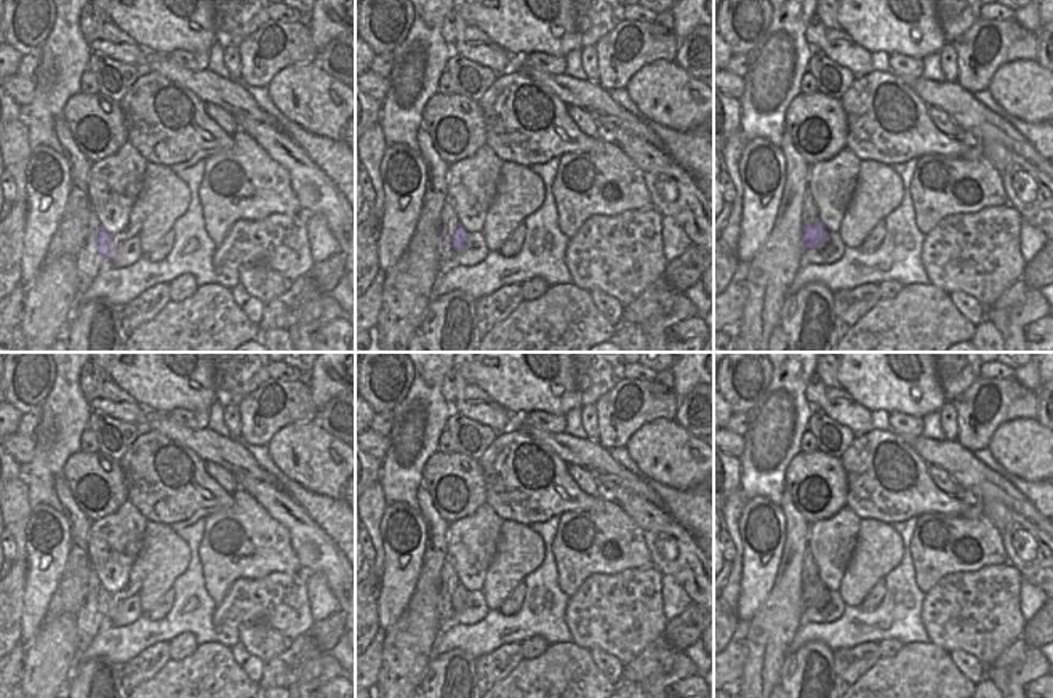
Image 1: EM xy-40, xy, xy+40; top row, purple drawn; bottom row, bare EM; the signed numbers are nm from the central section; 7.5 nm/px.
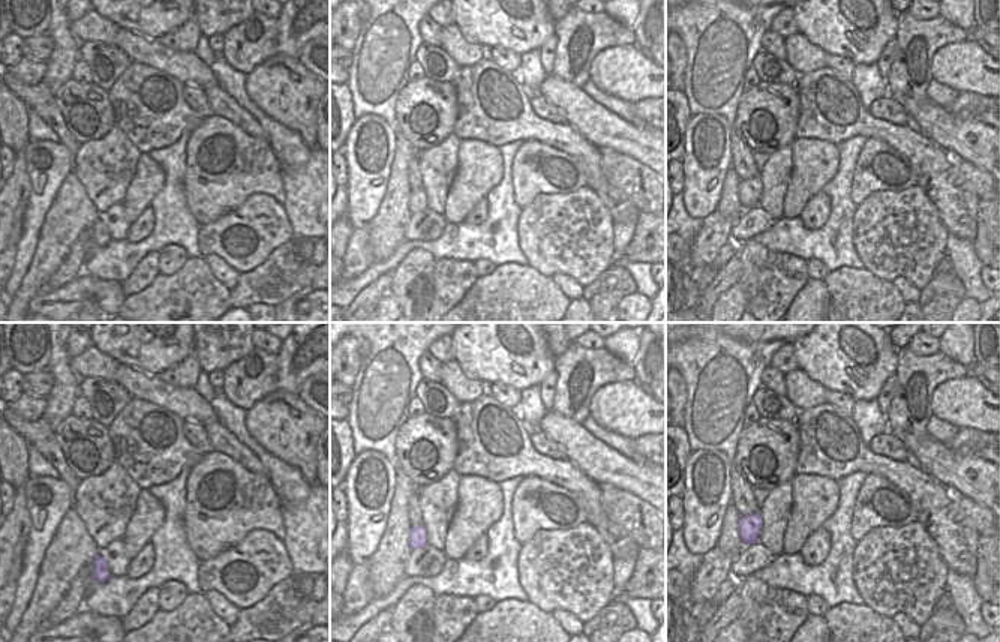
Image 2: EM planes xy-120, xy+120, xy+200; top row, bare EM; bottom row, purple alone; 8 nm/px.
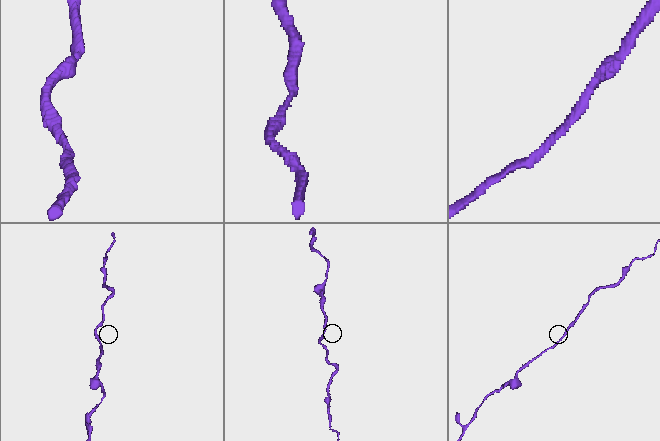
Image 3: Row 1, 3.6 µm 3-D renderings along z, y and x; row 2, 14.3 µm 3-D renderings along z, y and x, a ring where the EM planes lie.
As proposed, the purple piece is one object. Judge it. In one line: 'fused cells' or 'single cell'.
single cell

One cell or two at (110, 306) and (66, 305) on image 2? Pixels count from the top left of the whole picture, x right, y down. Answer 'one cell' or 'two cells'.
one cell

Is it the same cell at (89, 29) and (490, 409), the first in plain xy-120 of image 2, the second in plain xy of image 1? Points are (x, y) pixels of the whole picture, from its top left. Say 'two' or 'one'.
one

